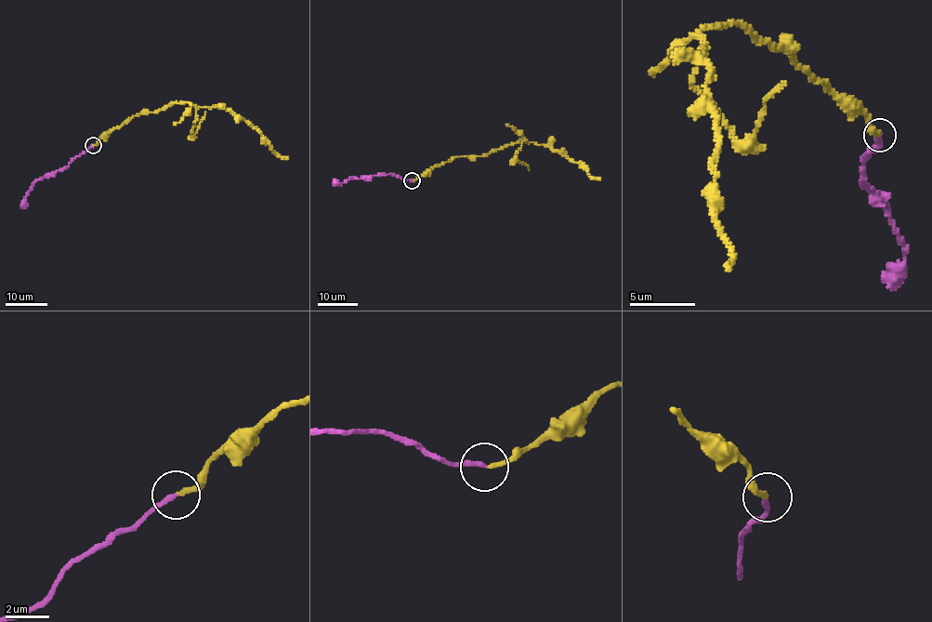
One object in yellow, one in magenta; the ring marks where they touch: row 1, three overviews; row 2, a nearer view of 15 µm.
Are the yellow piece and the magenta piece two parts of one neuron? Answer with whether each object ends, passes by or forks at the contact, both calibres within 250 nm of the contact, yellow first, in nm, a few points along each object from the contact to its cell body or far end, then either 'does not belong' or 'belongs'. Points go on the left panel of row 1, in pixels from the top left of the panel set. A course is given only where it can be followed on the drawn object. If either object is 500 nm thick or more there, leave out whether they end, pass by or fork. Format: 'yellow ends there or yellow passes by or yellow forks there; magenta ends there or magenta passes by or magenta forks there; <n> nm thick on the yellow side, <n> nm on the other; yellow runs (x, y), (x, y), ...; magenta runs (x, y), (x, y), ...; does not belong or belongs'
yellow ends there; magenta ends there; 200 nm thick on the yellow side, 220 nm on the other; yellow runs (93, 145), (134, 116), (159, 111), (175, 102), (187, 102), (230, 110), (255, 127), (270, 149), (287, 158); magenta runs (93, 145), (67, 165), (37, 178), (20, 207); belongs

